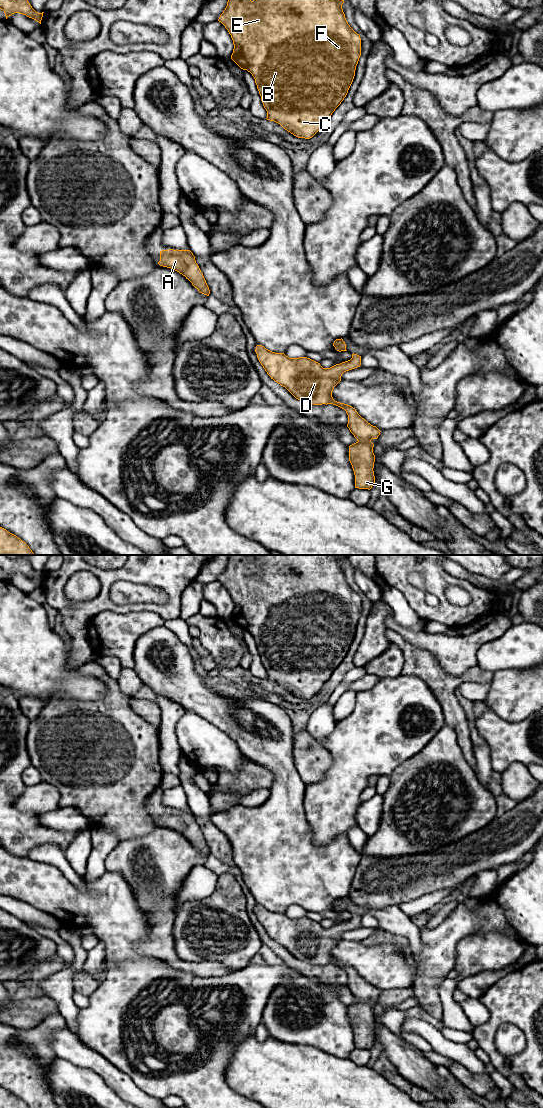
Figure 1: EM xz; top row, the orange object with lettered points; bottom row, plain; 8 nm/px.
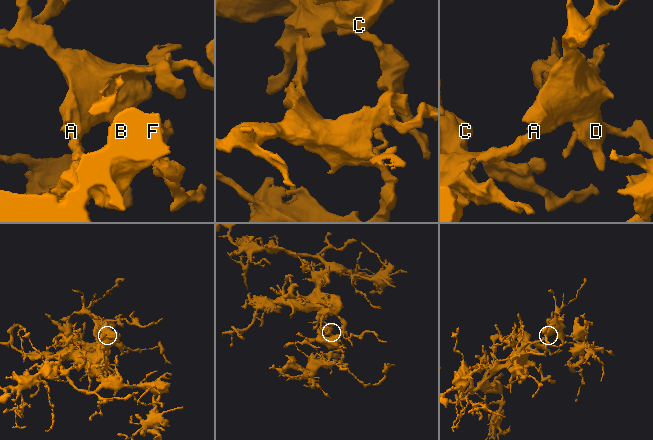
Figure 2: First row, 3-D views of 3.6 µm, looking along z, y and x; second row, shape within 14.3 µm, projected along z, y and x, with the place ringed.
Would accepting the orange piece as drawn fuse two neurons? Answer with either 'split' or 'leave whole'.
leave whole

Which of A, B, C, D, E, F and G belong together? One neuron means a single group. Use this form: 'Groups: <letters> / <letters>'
Groups: A B C D E F G

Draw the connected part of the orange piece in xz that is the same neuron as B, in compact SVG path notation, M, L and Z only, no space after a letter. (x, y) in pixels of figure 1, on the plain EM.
M230 555L227 566L218 581L228 590L234 609L231 619L243 630L252 634L267 671L267 680L280 684L285 690L298 698L312 698L331 677L335 669L346 657L355 636L356 626L361 616L361 598L348 584L342 569L344 560L334 555L256 555L251 561L248 555Z

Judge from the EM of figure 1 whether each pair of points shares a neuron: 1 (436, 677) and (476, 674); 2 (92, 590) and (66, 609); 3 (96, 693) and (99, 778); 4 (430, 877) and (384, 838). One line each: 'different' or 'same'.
1: same
2: different
3: different
4: different

